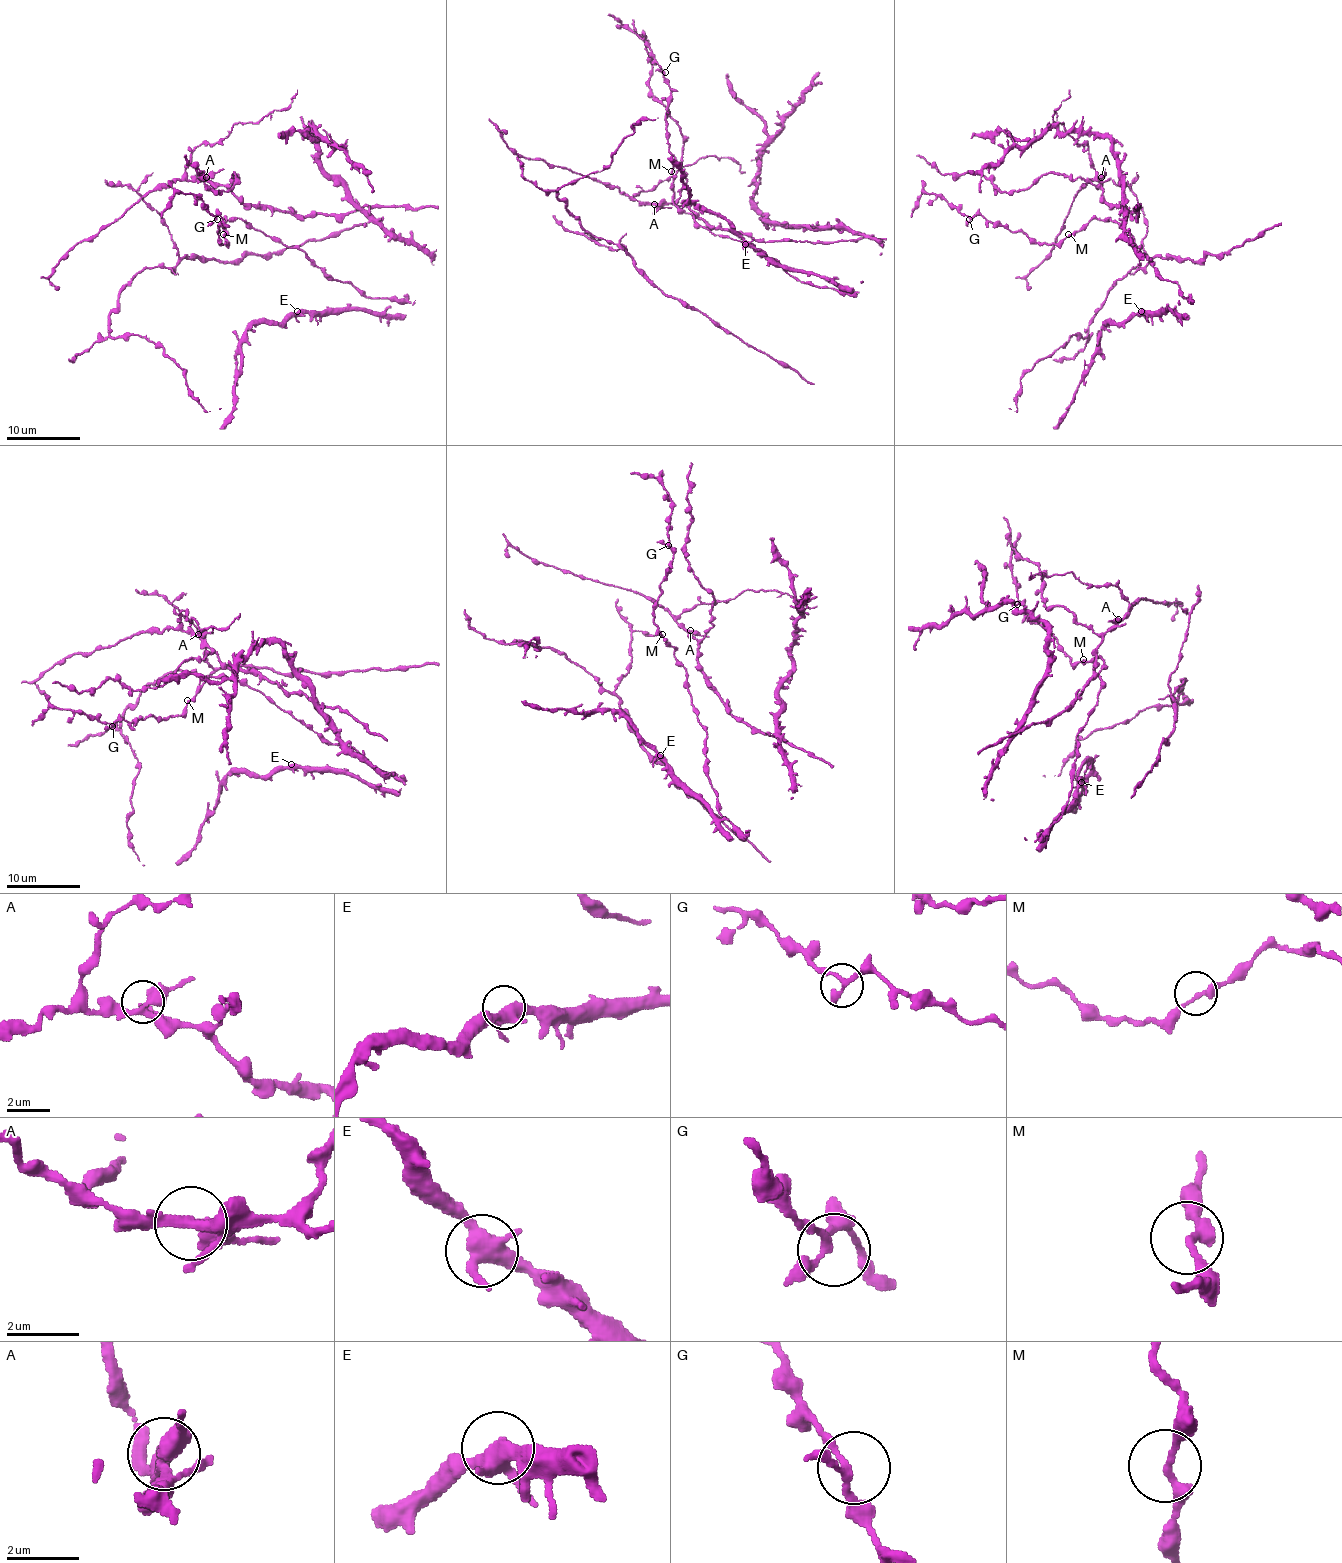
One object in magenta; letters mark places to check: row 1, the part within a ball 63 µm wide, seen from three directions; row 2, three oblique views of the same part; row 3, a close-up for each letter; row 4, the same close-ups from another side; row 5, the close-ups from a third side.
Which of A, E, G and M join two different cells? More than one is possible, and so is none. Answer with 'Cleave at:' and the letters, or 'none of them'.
Cleave at: none of them

